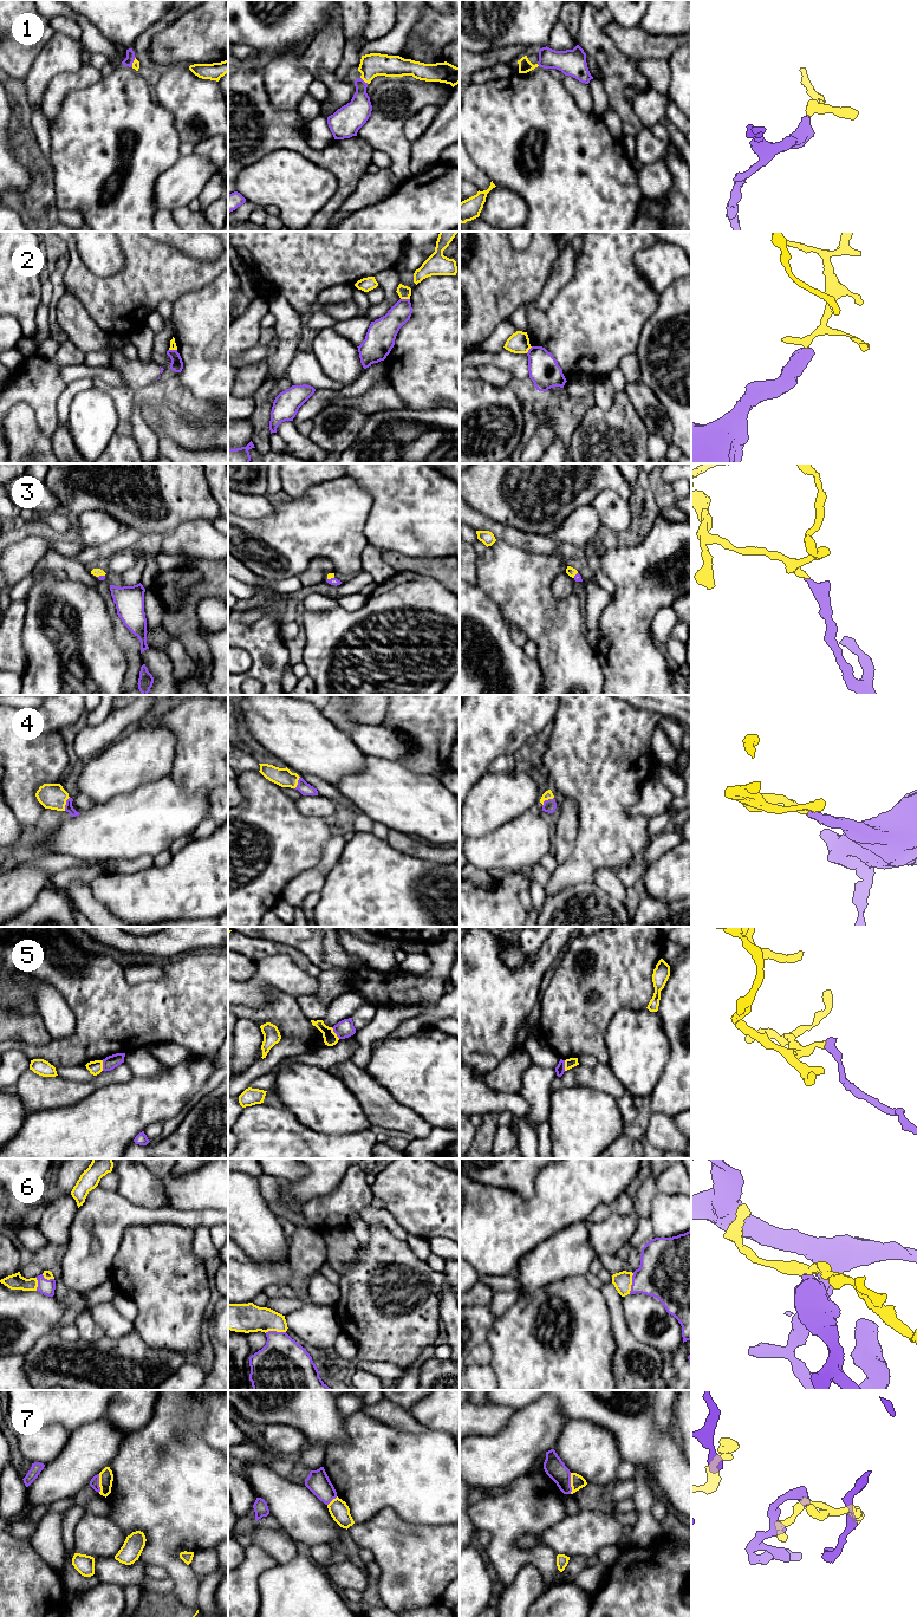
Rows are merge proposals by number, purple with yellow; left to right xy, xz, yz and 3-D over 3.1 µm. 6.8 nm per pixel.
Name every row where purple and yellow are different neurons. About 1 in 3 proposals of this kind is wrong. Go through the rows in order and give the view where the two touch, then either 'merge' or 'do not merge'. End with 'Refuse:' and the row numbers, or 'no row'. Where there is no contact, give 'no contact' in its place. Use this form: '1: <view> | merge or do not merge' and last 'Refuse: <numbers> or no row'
1: xz | merge
2: xz | do not merge
3: xy | merge
4: yz | merge
5: xz | do not merge
6: yz | merge
7: yz | do not merge
Refuse: 2, 5, 7

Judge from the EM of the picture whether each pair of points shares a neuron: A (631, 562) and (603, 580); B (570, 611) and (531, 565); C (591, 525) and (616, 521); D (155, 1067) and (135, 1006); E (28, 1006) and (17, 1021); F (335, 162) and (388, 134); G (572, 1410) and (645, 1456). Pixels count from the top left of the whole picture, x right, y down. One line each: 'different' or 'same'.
A: different
B: same
C: different
D: different
E: different
F: different
G: same

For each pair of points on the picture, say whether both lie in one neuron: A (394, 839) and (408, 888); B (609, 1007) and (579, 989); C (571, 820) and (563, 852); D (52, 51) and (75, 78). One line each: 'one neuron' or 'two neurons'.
A: two neurons
B: one neuron
C: one neuron
D: two neurons

